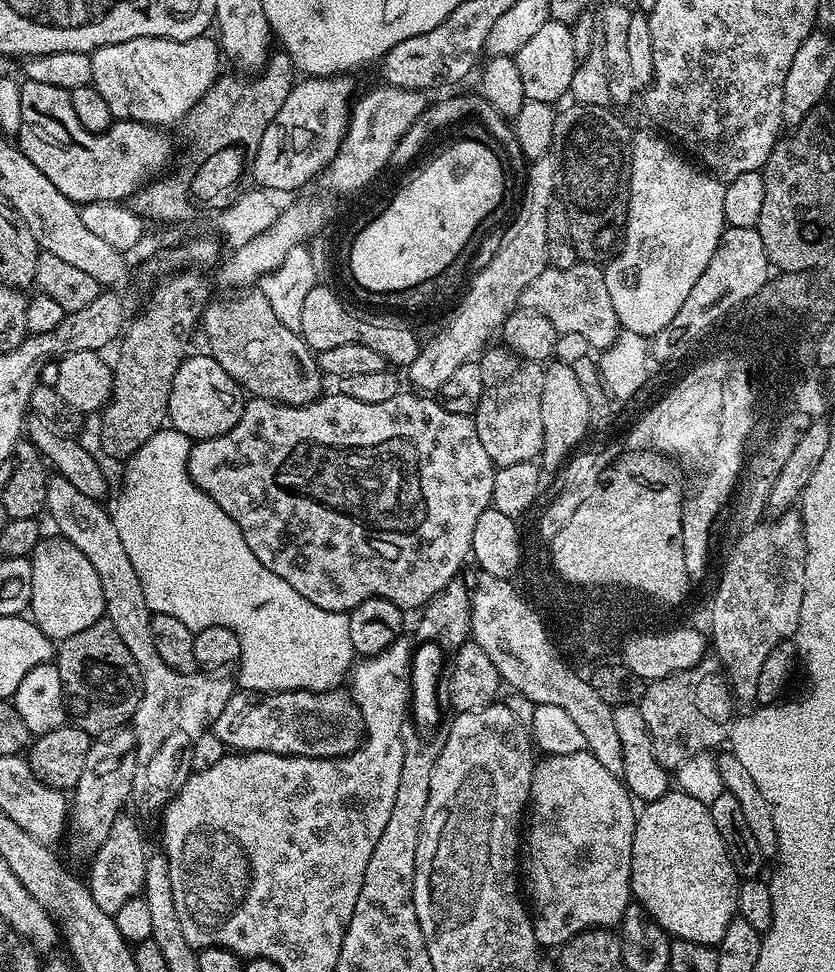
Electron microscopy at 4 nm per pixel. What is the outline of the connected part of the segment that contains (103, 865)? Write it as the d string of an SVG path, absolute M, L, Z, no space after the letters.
M121 814L114 826L110 826L110 834L106 834L106 842L96 851L87 865L86 883L94 902L98 902L101 910L115 914L126 906L126 902L137 894L143 893L146 878L146 862L149 853L144 852L144 832L128 817Z

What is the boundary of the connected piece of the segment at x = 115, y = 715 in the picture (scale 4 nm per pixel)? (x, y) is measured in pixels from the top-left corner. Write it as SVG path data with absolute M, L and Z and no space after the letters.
M107 618L59 641L54 663L62 678L67 715L75 727L89 736L99 738L103 732L112 732L123 724L127 725L136 715L142 698L140 667Z

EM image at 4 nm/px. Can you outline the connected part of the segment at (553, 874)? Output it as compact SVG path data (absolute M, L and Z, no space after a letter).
M587 750L575 752L574 754L545 755L543 758L536 760L536 768L532 771L528 798L532 825L529 828L527 825L526 847L522 852L522 888L526 893L527 903L530 905L532 929L536 935L537 945L543 946L545 949L547 949L546 947L555 949L588 928L612 928L619 925L622 914L628 909L628 905L633 899L632 883L630 882L630 858L634 846L634 826L638 815L634 797L628 791L623 779L617 773L606 770L606 766L602 766L602 762L598 762L598 758L594 758L591 752Z

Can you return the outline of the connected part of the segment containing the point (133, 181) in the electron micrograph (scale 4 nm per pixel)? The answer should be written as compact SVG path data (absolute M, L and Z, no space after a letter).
M27 79L20 89L22 126L18 147L78 206L103 200L127 201L146 182L163 173L173 159L172 140L163 127L117 119L107 132L91 132L78 122L68 90Z

